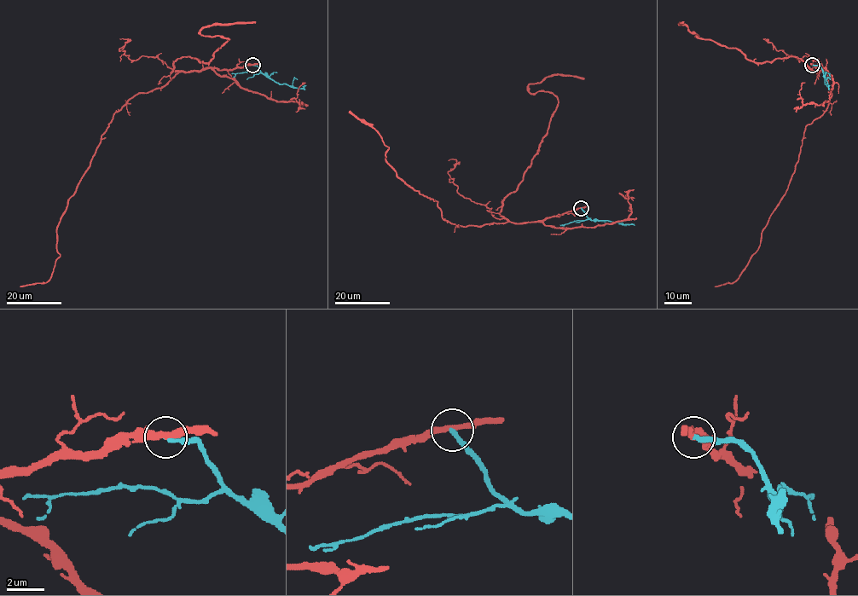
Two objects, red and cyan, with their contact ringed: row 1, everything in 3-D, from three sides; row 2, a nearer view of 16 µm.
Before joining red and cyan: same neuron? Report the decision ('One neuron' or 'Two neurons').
Two neurons

